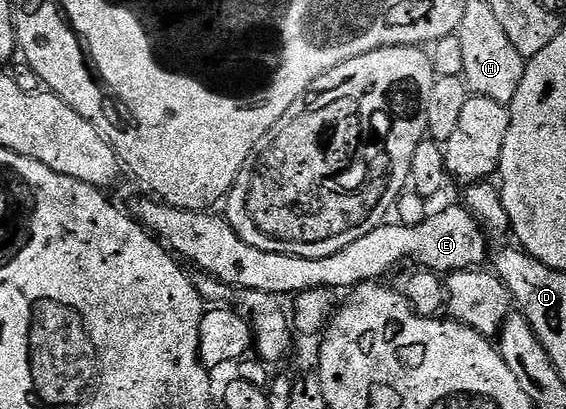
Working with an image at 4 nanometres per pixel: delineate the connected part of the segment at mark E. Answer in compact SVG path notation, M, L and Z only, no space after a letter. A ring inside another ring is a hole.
M152 197L145 198L133 205L133 216L177 256L188 259L196 265L194 267L197 270L218 278L223 285L229 285L233 290L268 292L279 299L285 296L284 293L299 295L311 289L351 291L362 285L379 282L387 275L388 269L403 261L413 261L420 269L431 269L433 273L447 275L481 268L490 257L490 248L484 242L485 230L459 204L440 209L433 217L417 225L379 225L374 231L362 235L362 239L354 239L350 247L334 251L334 255L306 259L250 247L250 243L239 237L223 216L216 217L214 213L206 211L190 212Z

